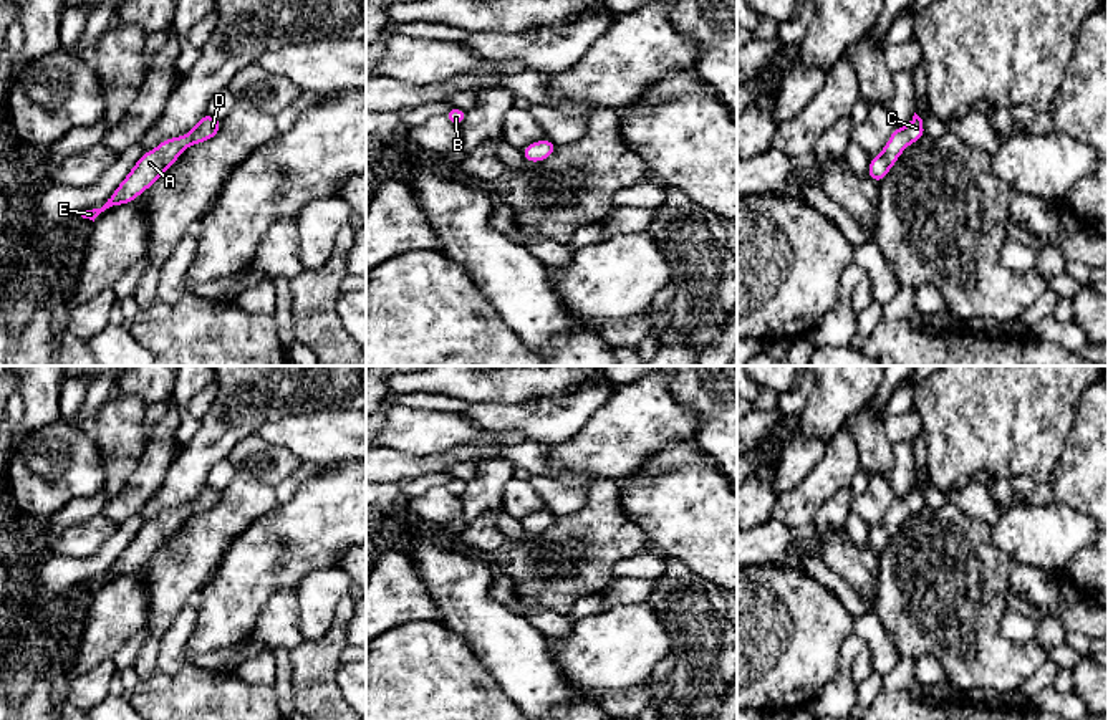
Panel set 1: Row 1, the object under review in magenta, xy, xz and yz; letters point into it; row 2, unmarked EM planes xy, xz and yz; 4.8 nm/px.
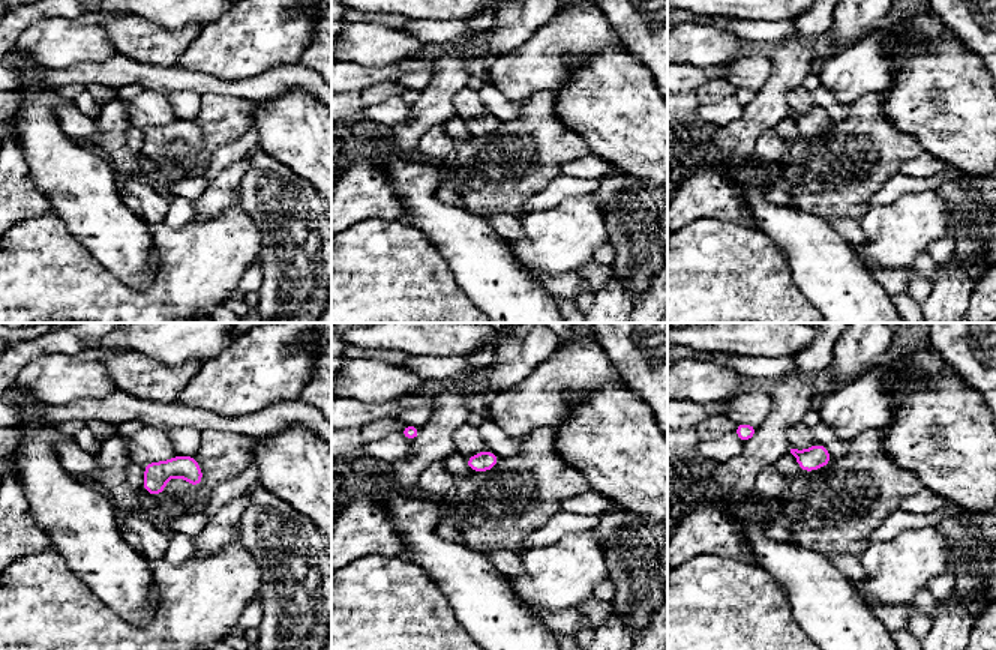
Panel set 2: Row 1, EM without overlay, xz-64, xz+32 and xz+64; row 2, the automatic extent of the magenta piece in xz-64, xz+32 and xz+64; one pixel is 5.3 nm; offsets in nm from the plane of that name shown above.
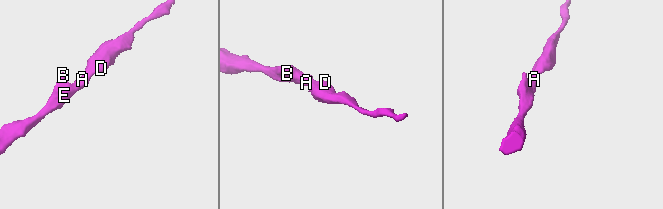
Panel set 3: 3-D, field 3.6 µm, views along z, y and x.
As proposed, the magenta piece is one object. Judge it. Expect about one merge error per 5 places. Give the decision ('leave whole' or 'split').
leave whole

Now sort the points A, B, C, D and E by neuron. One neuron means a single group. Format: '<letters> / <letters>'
A B C D E

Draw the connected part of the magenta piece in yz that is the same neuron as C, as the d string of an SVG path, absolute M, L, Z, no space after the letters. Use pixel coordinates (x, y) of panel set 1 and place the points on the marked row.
M914 113L911 122L906 127L894 127L886 147L873 157L866 174L879 184L899 159L904 147L924 137L923 119Z

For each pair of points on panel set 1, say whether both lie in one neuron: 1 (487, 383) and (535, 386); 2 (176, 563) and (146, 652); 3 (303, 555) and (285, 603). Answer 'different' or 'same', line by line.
1: same
2: same
3: different

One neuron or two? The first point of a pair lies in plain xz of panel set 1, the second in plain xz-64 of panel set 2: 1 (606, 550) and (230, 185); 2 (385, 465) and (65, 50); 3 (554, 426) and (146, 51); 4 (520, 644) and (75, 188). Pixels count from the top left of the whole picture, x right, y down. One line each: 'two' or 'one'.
1: two
2: two
3: one
4: one

